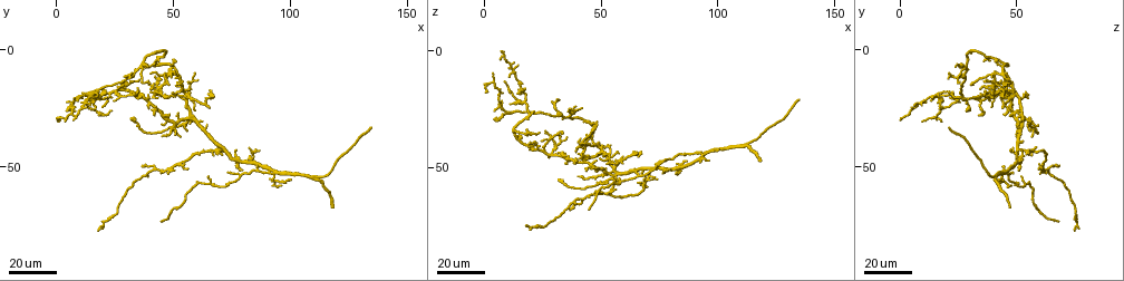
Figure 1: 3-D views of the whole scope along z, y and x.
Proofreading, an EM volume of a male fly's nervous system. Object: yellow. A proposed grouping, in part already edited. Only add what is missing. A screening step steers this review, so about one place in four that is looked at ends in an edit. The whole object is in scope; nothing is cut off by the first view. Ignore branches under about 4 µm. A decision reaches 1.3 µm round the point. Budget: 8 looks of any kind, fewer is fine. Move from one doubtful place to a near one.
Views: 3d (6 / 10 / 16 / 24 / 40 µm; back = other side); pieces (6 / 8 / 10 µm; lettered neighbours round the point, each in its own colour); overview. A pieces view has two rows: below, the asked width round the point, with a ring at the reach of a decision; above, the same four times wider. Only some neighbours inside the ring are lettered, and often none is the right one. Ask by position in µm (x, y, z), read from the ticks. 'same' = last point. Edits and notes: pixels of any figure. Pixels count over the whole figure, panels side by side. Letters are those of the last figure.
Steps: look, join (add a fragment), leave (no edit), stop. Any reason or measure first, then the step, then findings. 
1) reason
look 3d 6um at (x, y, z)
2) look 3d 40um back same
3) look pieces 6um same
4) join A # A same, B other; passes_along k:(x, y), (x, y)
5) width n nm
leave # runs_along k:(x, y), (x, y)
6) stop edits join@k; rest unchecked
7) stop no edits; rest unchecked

tapers out
look 3d 40um at (69, 44, 54)

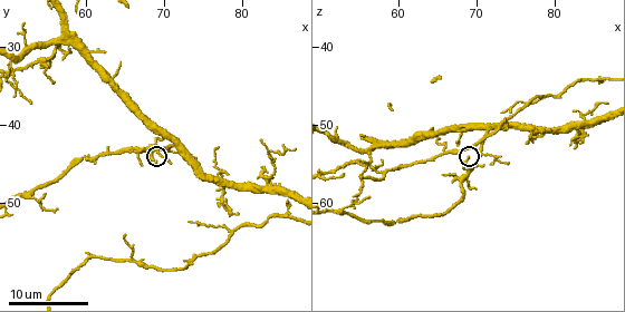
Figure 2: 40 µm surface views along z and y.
look pieces 10um at (69.0, 45.0, 54.5)

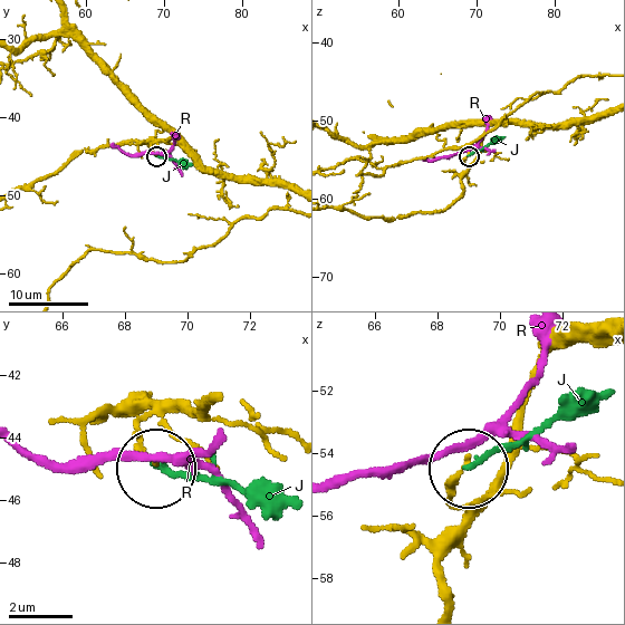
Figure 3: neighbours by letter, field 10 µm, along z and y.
width 130 nm
leave # J other, R other; runs_along 3:(421, 136), (484, 126), (479, 155), (467, 164), (468, 155); no lettered fragment goes on from it

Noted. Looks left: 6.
branch stops here
look 3d 40um at (46, 14, 32)

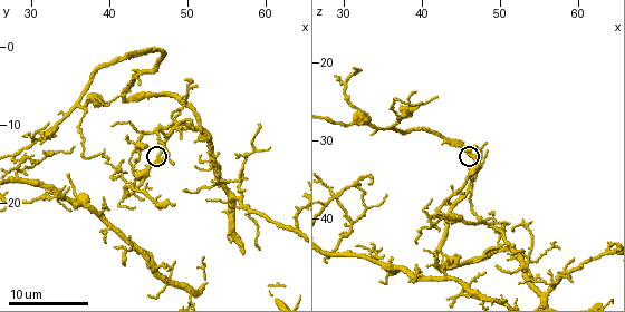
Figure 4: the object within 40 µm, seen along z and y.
look pieces 8um at (46.0, 15.0, 31.5)

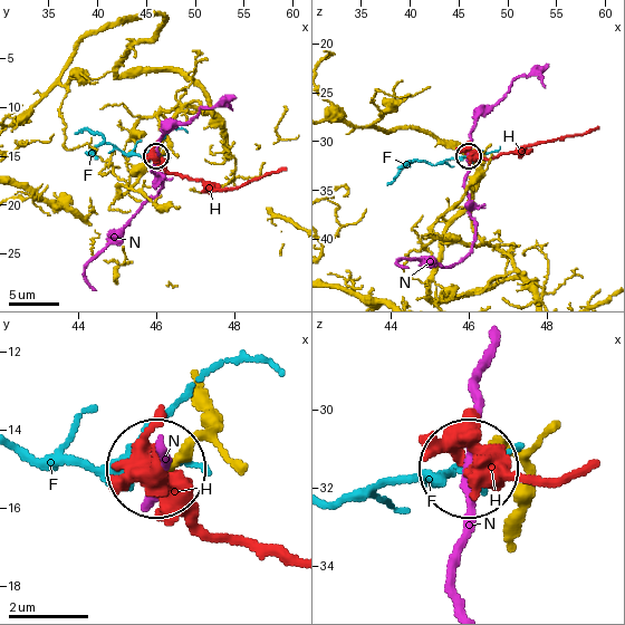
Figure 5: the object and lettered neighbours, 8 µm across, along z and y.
leave # F other, H other, N other; none of them fits

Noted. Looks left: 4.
look pieces 8um at (39.5, 13.5, 43.0)

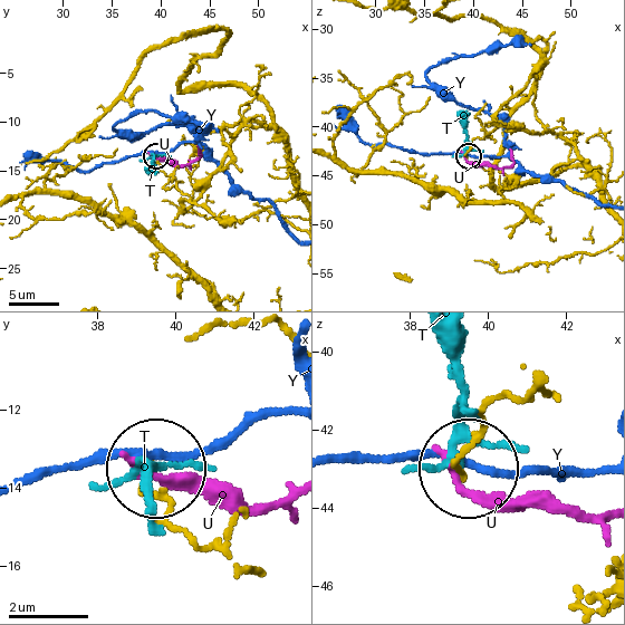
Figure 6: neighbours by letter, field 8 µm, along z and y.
leave # T other, U other, Y other; runs_along 6:(510, 394), (483, 414), (460, 470); no lettered fragment goes on from it

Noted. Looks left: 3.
look 3d 40um at (19, 24, 39)

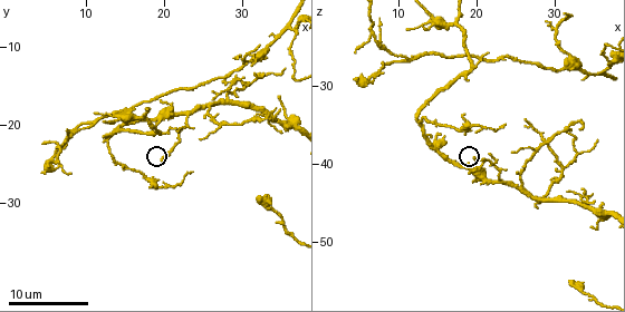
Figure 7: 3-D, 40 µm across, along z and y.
look pieces 10um at (20.0, 24.5, 39.0)

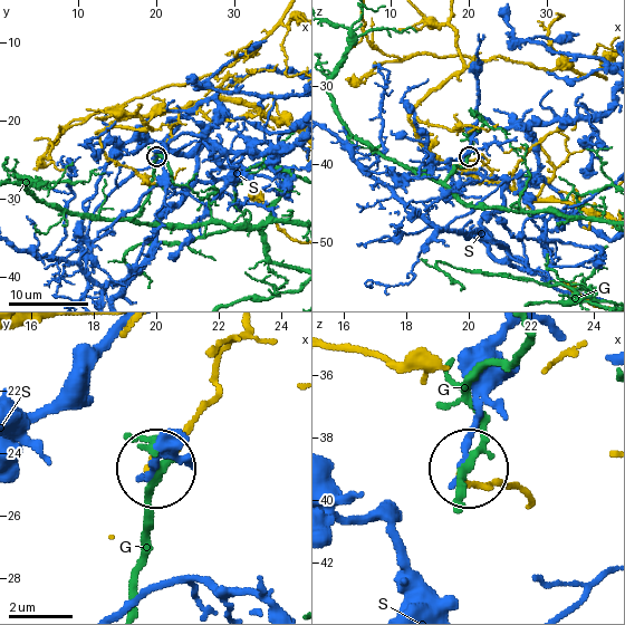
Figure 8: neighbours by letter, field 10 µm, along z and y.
leave # G other, S other; no lettered fragment goes on from it

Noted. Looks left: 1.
stop no edits; rest unchecked

